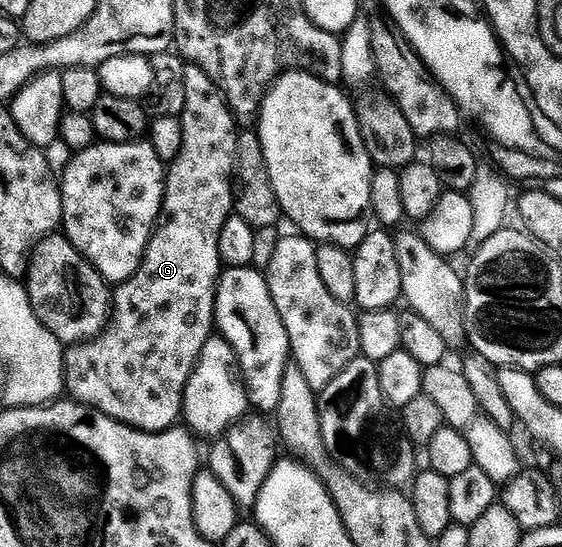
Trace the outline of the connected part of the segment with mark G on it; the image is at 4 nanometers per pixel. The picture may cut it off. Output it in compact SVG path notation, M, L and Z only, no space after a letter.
M192 64L185 67L185 83L187 84L187 100L183 104L183 112L179 115L183 124L183 148L179 148L179 156L175 156L173 162L168 163L165 176L165 195L161 205L161 216L154 229L153 235L145 249L145 255L141 261L141 267L135 272L133 278L120 283L112 291L113 309L109 315L109 322L104 332L93 338L90 342L81 342L78 346L70 346L65 350L65 390L70 399L81 402L84 406L90 406L92 410L103 412L111 416L115 421L122 422L135 430L146 430L149 434L158 434L164 430L171 430L178 425L182 417L181 401L185 395L185 385L191 376L193 366L197 363L197 357L203 352L203 344L214 333L215 323L213 321L213 295L217 292L217 280L223 273L223 263L219 256L219 232L223 224L234 213L233 192L235 189L233 178L233 153L239 133L239 122L230 108L220 88L203 72L201 66Z

